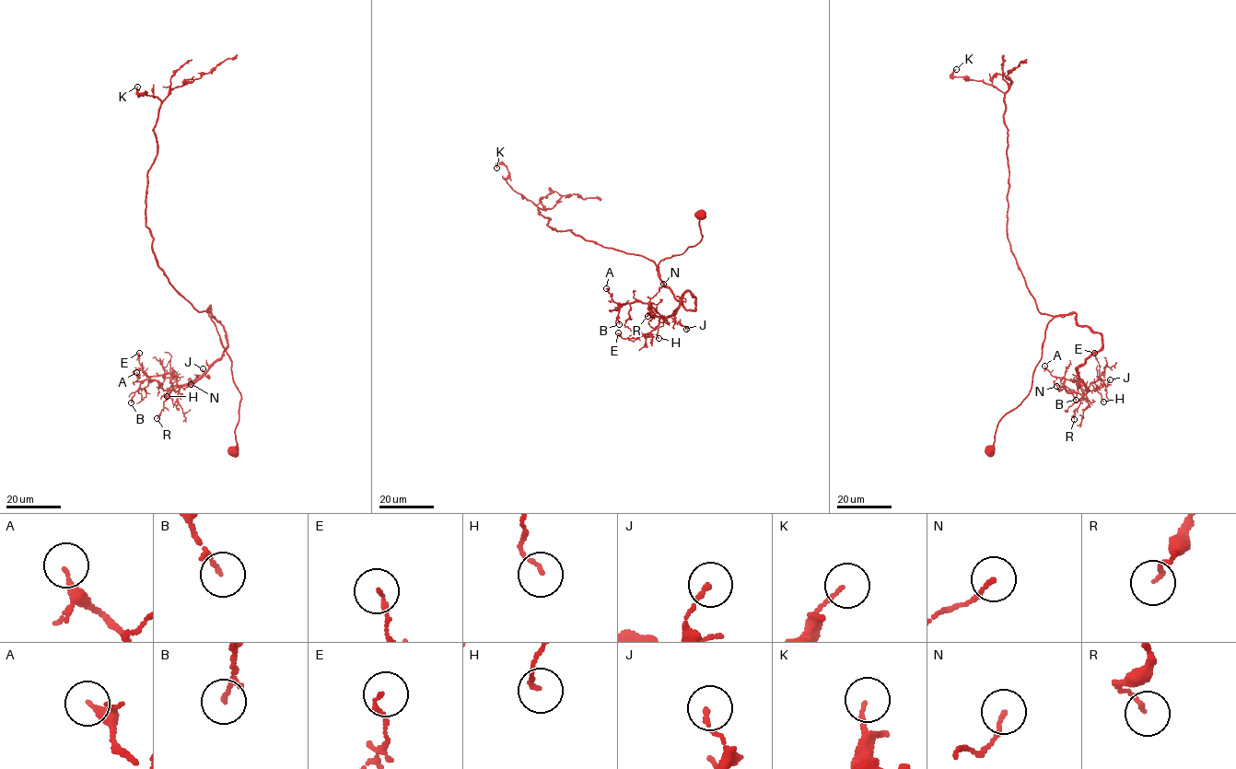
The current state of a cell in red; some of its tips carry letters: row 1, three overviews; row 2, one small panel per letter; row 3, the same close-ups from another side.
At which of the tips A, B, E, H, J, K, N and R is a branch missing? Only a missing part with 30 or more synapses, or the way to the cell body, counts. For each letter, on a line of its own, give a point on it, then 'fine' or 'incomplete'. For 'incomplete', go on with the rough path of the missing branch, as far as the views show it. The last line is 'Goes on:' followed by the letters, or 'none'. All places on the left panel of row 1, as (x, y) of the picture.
A: place (136, 372); fine
B: place (131, 402); fine
E: place (139, 353); fine
H: place (167, 396); fine
J: place (203, 368); fine
K: place (137, 87); fine
N: place (191, 384); fine
R: place (157, 418); fine
Goes on: none

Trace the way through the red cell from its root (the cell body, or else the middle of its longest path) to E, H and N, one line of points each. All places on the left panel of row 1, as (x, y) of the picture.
E: (233, 449), (241, 397), (210, 306), (228, 344), (198, 378), (180, 385), (169, 373), (147, 377), (139, 353)
H: (233, 449), (241, 397), (210, 306), (228, 344), (198, 378), (180, 385), (177, 378), (167, 396)
N: (233, 449), (241, 397), (230, 357), (208, 315), (210, 306), (228, 344), (207, 372), (169, 391), (191, 384)

